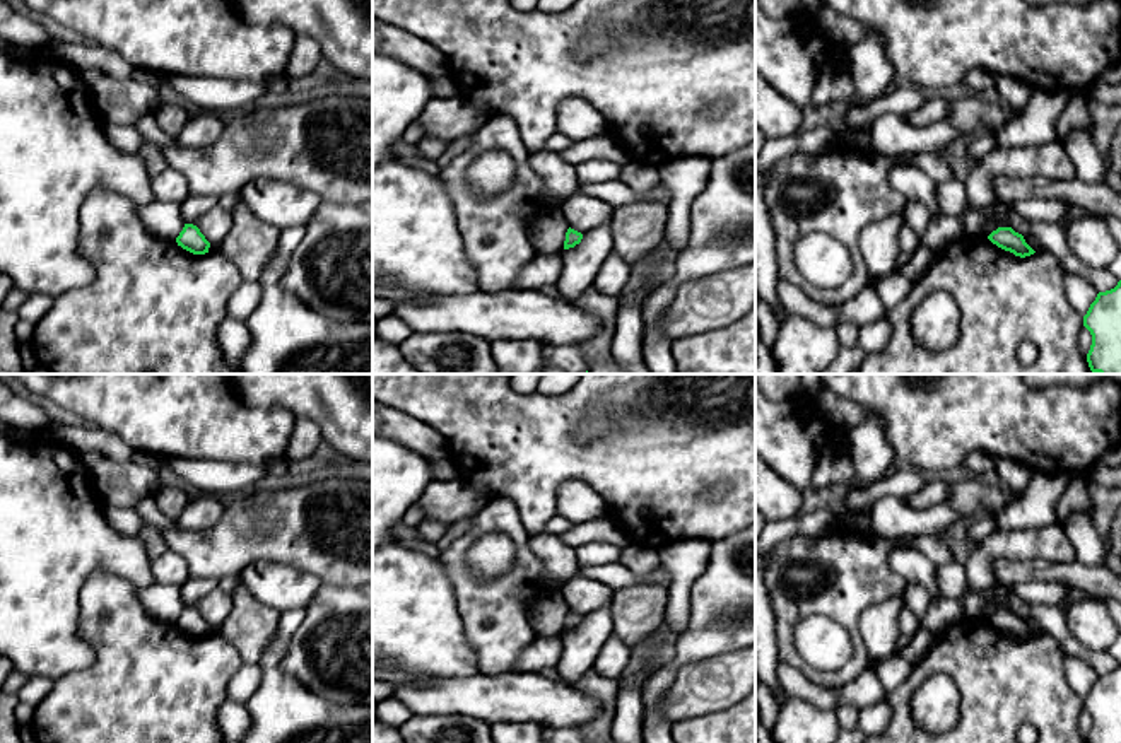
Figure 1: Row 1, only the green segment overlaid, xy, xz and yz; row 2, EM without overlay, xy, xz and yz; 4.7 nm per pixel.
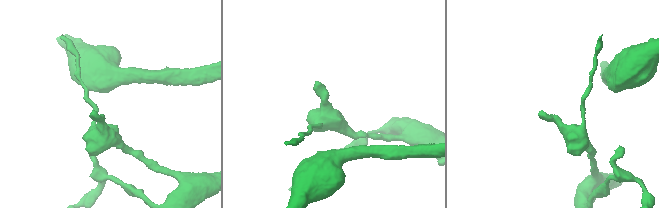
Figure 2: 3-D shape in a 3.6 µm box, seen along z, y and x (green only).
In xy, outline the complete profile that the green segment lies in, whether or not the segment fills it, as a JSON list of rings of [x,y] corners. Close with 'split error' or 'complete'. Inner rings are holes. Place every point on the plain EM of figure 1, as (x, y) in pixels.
[[[185,606],[183,613],[176,620],[178,629],[193,635],[193,637],[205,637],[208,635],[210,625],[200,615],[200,611],[193,606]]]; complete

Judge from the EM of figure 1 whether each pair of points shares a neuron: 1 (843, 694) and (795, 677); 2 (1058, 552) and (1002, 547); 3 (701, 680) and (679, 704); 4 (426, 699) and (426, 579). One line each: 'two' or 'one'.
1: one
2: one
3: one
4: two

